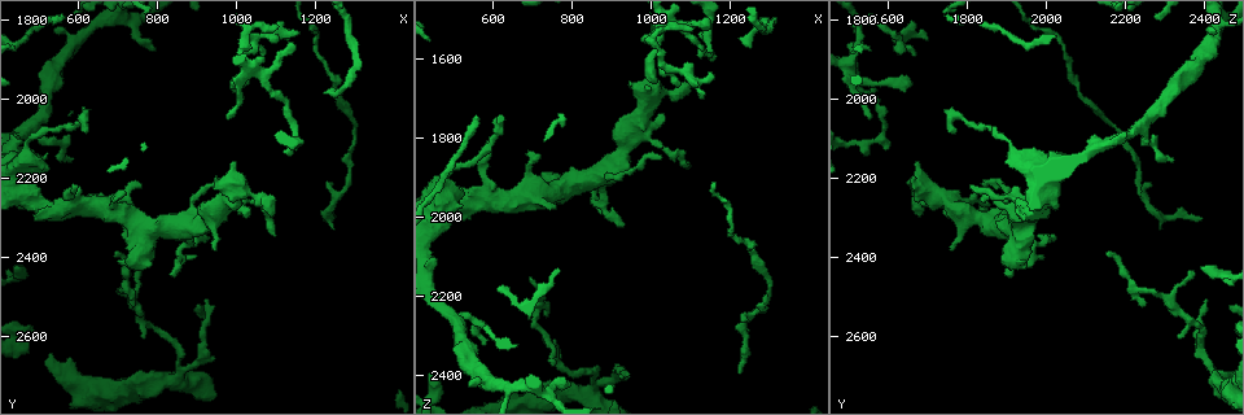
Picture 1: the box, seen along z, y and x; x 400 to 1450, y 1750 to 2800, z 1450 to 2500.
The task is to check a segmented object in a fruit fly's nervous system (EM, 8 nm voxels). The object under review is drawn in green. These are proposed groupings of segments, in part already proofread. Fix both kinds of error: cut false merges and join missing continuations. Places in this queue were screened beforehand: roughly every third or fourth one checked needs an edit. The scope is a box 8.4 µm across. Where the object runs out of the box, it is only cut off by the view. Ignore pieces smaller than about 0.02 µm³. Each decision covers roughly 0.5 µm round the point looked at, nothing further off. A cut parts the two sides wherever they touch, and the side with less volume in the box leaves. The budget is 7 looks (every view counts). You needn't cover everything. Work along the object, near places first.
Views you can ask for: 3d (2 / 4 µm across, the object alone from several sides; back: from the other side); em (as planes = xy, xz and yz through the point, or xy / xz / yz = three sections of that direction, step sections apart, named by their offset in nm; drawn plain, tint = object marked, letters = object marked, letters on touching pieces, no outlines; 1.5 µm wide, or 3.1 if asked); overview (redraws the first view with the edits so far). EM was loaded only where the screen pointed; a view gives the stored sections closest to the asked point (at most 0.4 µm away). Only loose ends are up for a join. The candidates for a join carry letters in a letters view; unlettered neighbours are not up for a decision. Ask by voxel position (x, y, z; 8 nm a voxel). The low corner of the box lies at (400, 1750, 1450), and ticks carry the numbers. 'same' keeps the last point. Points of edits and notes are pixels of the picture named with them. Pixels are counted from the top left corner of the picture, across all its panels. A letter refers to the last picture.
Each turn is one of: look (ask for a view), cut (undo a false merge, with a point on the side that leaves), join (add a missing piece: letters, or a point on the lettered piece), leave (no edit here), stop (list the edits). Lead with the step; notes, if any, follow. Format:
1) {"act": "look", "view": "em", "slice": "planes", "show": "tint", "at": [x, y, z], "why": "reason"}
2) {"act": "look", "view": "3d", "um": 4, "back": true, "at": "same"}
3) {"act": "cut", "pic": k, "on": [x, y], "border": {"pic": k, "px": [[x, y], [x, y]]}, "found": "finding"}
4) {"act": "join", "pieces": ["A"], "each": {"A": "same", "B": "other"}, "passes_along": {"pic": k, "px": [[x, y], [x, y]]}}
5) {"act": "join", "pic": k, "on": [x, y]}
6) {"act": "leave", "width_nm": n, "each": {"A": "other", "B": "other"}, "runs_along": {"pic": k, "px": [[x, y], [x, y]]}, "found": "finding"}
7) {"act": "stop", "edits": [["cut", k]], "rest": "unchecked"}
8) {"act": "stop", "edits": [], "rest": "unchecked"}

{"act": "look", "view": "em", "slice": "planes", "show": "tint", "at": [740, 2430, 2360]}

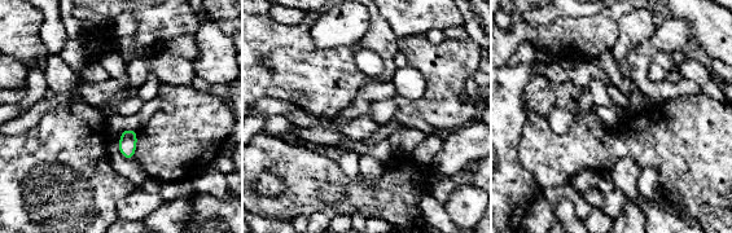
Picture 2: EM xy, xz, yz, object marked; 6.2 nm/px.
{"act": "look", "view": "em", "slice": "planes", "show": "letters", "at": "same", "why": "see the neighbours"}

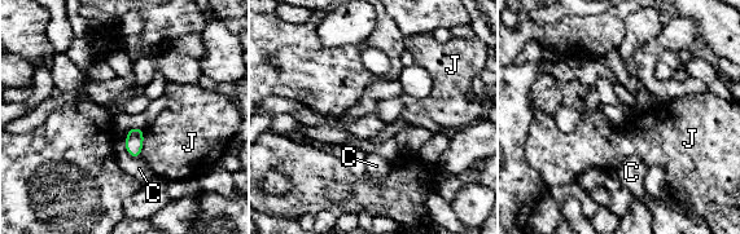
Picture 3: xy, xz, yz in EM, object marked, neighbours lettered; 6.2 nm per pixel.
{"act": "leave", "each": {"C": "other", "J": "other"}, "border": {"pic": 3, "px": [[122, 142], [132, 157], [140, 157]]}, "found": "none of them fits"}

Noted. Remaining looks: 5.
{"act": "look", "view": "em", "slice": "planes", "show": "letters", "at": [1230, 2305, 2400]}

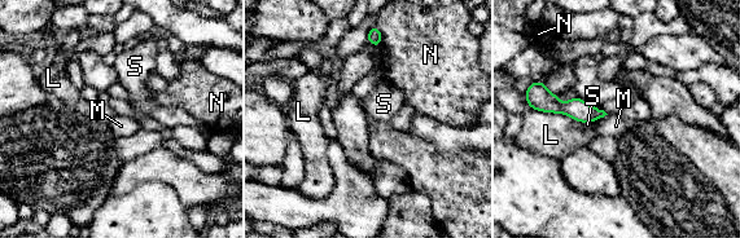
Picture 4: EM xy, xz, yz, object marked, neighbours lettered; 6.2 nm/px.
{"act": "leave", "longest_contact_nm": ["L", 340], "each": {"L": "other", "M": "other", "N": "other", "S": "other"}, "runs_along": {"pic": 4, "px": [[541, 101], [600, 114]]}, "found": "no lettered piece goes on from it"}

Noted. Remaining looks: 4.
{"act": "look", "view": "em", "slice": "xy", "step": 8, "show": "tint", "at": [925, 2350, 2010], "why": "thin end"}

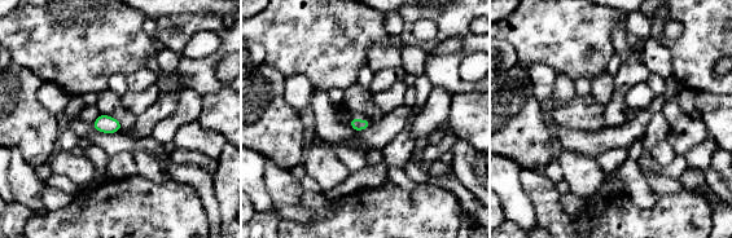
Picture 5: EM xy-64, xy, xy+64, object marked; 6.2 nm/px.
{"act": "look", "view": "em", "slice": "xy", "step": 8, "show": "letters", "at": "same"}

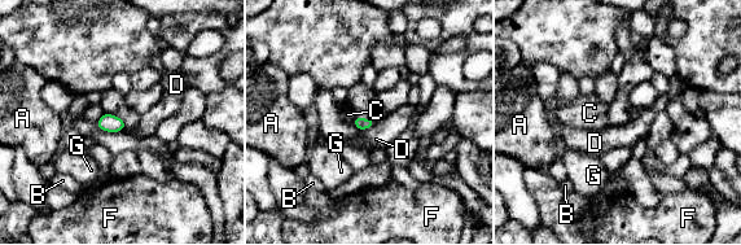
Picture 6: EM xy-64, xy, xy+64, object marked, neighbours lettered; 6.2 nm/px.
{"act": "leave", "each": {"A": "other", "B": "other", "C": "other", "D": "other", "F": "other", "G": "other"}, "found": "no lettered piece goes on from it"}

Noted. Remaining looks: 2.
{"act": "stop", "edits": [], "rest": "unchecked"}

